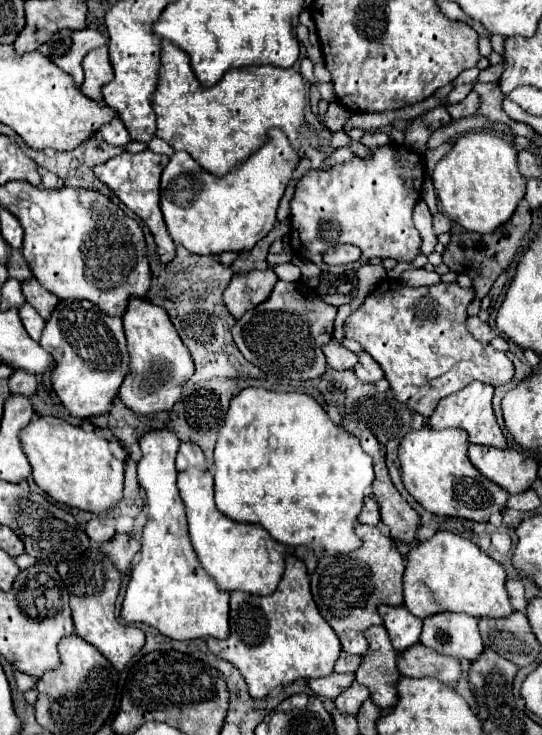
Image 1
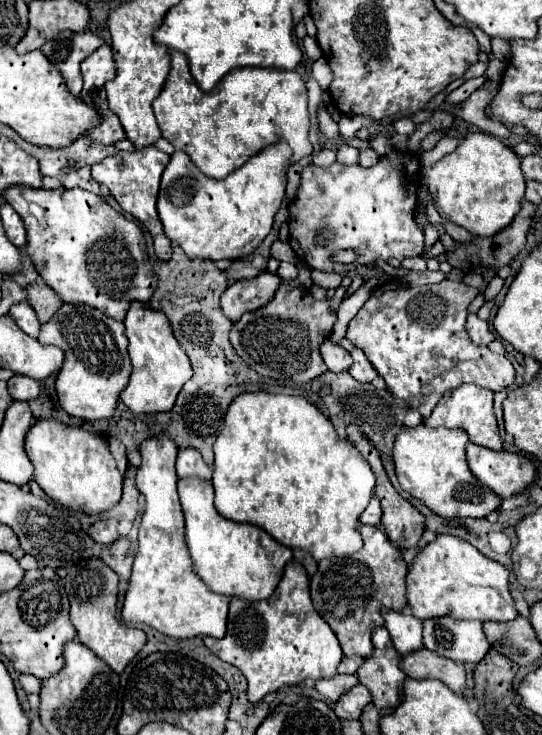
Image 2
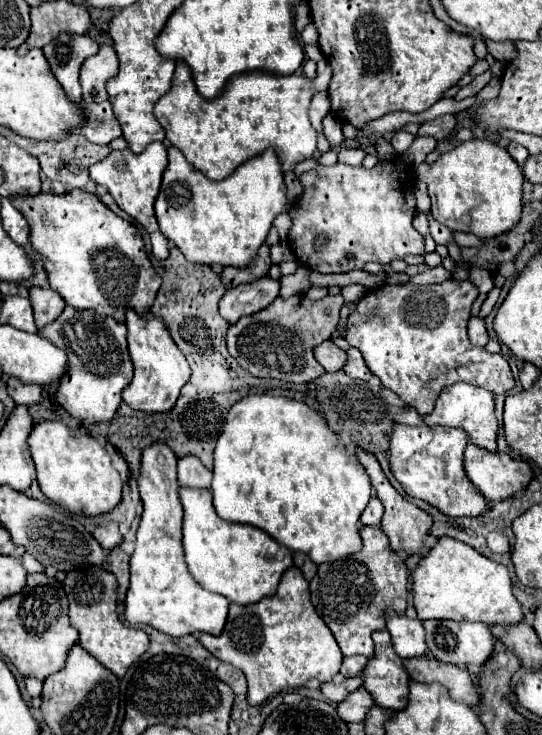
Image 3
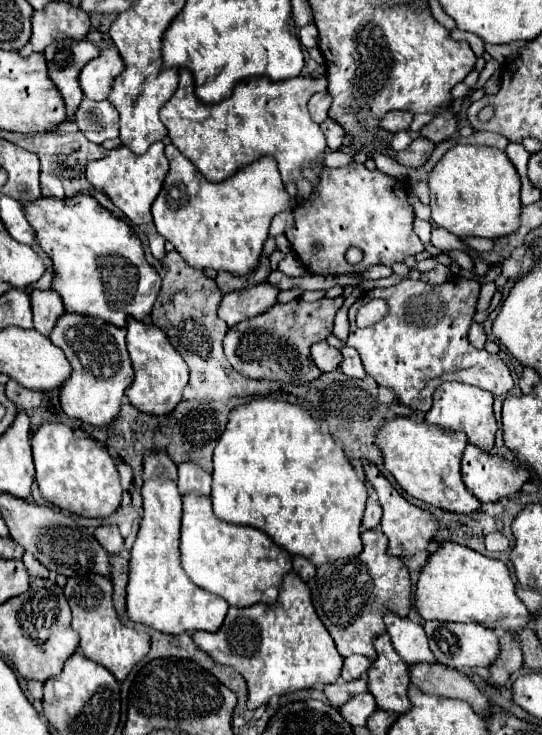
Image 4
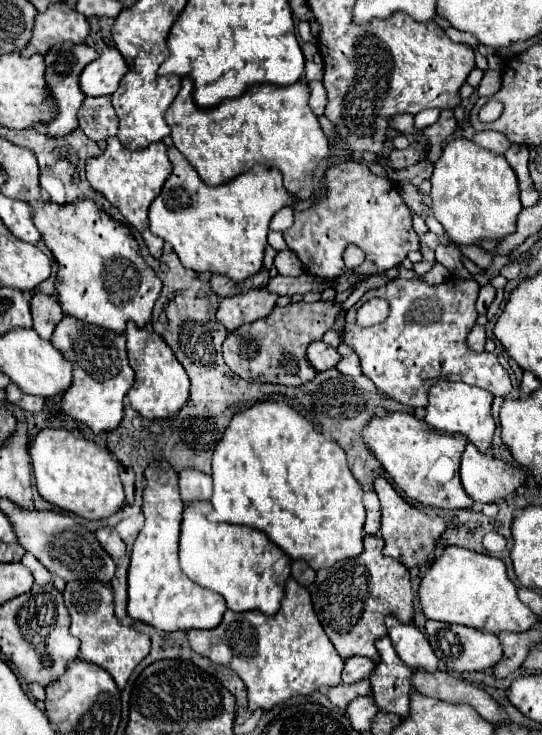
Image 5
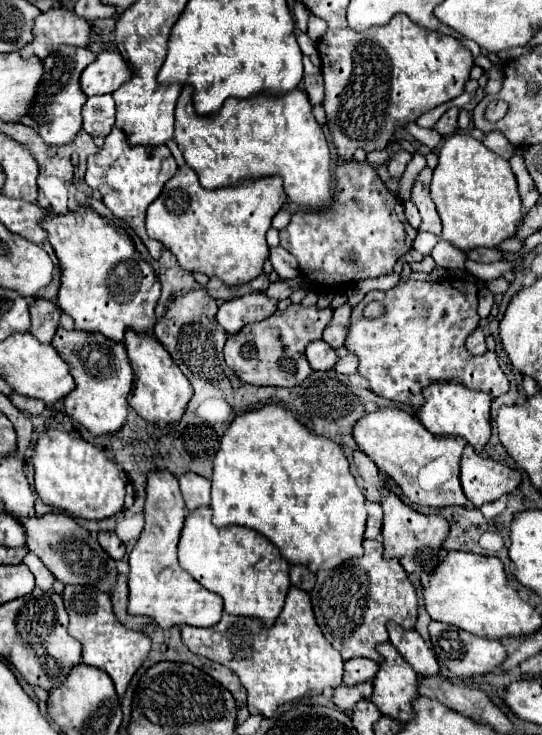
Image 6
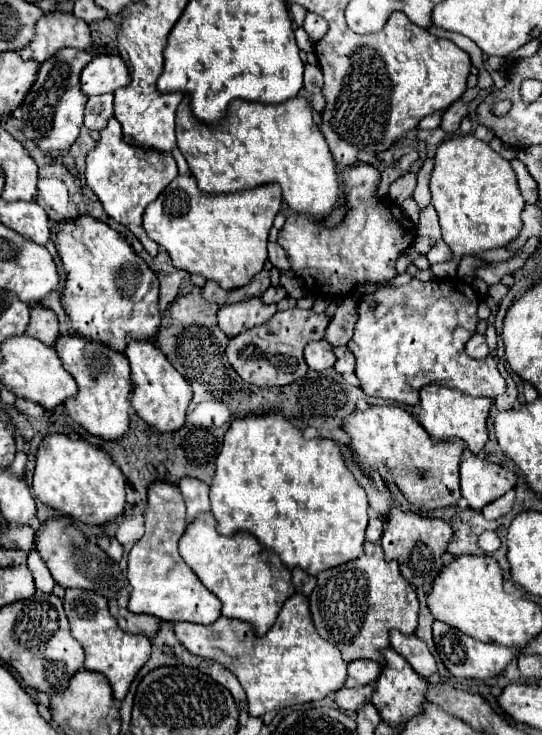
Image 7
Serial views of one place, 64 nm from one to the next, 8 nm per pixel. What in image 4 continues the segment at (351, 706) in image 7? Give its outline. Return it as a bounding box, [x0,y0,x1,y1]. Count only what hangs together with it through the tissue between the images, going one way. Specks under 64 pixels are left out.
[324,676,368,708]

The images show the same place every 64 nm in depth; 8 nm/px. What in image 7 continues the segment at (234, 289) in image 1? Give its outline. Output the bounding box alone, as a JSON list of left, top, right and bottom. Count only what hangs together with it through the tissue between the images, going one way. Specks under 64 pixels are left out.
[218,298,276,336]

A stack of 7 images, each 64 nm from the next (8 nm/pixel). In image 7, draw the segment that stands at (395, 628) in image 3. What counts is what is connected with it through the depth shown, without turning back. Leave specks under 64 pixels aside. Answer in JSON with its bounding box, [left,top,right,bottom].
[390,630,436,680]

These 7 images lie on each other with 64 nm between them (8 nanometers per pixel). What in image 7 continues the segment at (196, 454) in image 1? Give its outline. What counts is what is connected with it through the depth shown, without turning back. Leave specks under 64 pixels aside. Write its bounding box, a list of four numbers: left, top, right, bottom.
[180,476,210,520]

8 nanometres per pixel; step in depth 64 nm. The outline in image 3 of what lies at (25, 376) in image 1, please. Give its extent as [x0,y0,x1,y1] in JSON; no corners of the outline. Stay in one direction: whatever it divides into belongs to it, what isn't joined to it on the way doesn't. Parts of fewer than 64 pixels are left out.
[8,378,40,404]

